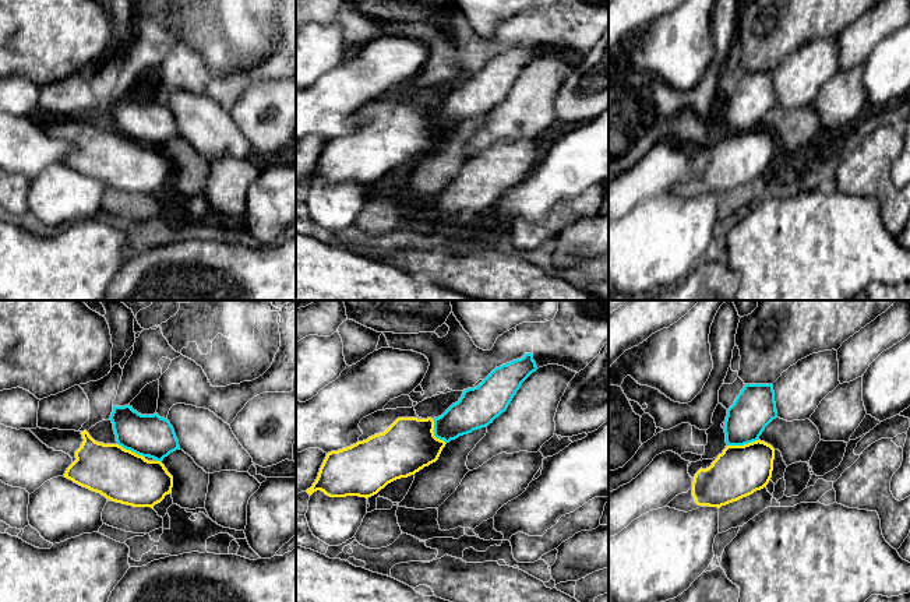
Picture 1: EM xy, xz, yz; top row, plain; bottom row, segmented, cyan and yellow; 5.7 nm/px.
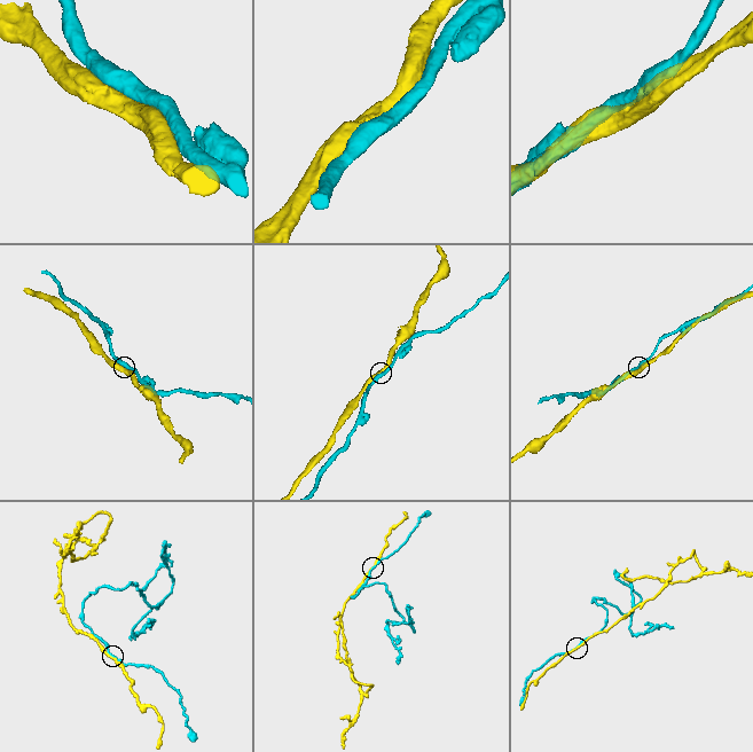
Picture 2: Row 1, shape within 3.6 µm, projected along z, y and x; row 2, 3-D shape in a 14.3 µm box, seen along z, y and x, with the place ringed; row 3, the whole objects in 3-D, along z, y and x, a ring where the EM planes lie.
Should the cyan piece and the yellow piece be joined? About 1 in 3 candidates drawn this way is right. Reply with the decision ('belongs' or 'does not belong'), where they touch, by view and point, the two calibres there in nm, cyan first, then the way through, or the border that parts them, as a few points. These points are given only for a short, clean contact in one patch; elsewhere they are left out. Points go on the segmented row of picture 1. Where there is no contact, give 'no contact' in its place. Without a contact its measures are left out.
does not belong; contact yz (743, 444); calibres 240 and 300 nm

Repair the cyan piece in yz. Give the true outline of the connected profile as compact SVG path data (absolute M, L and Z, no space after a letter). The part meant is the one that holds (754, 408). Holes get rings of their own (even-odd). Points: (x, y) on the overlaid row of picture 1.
M745 384L727 409L723 427L727 446L759 440L765 427L776 418L773 384Z

